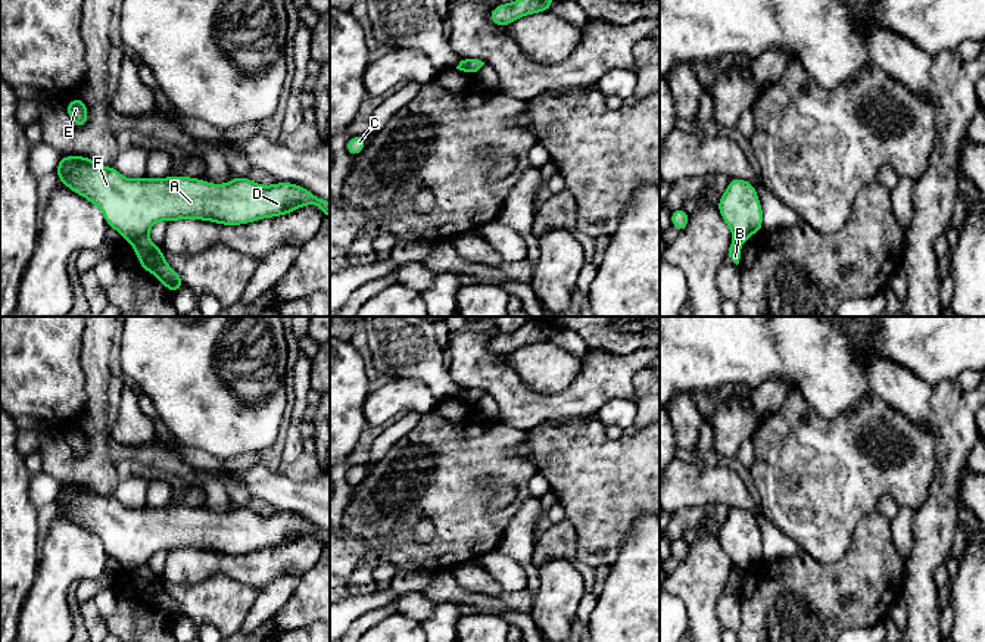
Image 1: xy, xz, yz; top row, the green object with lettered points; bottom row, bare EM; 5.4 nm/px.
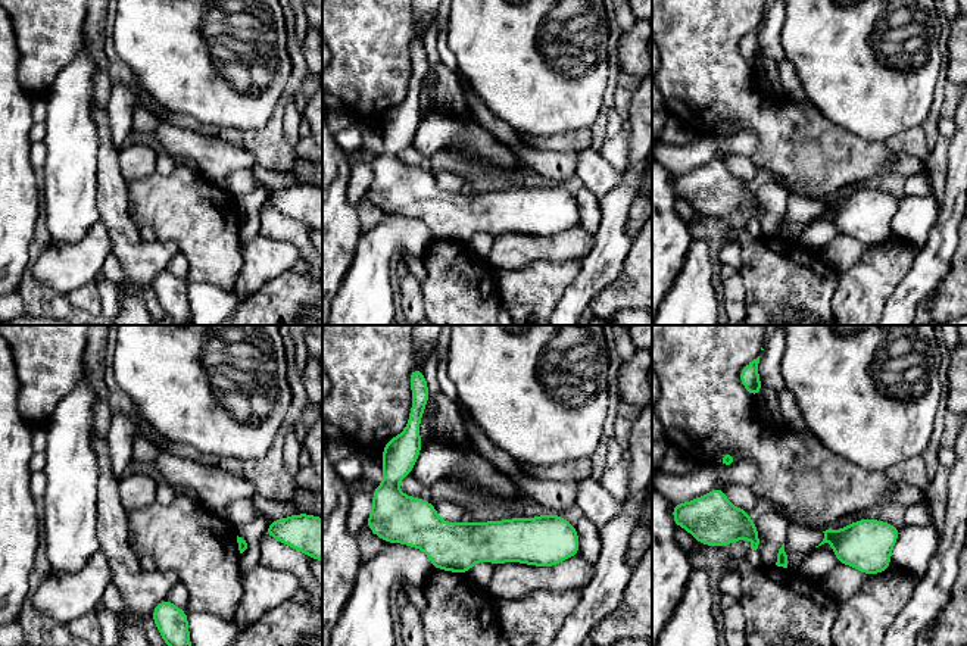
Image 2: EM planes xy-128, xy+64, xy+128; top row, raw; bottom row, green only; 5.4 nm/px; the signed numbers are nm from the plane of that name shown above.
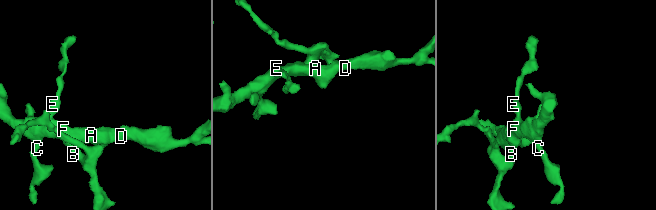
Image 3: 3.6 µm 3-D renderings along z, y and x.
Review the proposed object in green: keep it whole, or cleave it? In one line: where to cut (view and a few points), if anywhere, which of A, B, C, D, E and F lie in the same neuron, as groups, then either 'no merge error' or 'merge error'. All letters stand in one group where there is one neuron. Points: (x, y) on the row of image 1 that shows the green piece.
cut in xy along (146, 234), (131, 243); A C D E F / B; merge error

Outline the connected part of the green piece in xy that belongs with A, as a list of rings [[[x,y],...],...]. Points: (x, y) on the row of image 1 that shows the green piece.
[[[60,155],[56,175],[65,187],[97,206],[107,227],[116,230],[131,244],[147,236],[158,221],[200,219],[236,227],[262,218],[289,215],[306,205],[317,205],[324,218],[330,218],[330,202],[294,183],[261,186],[246,177],[234,177],[225,184],[212,184],[186,175],[128,180],[115,166],[99,165],[88,156],[63,155]]]

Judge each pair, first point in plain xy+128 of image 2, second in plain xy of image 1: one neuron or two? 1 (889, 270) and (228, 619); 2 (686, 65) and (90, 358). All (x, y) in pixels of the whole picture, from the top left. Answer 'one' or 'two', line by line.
1: one
2: two

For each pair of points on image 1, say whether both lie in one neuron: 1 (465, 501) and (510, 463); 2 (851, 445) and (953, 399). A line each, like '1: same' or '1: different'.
1: same
2: different

